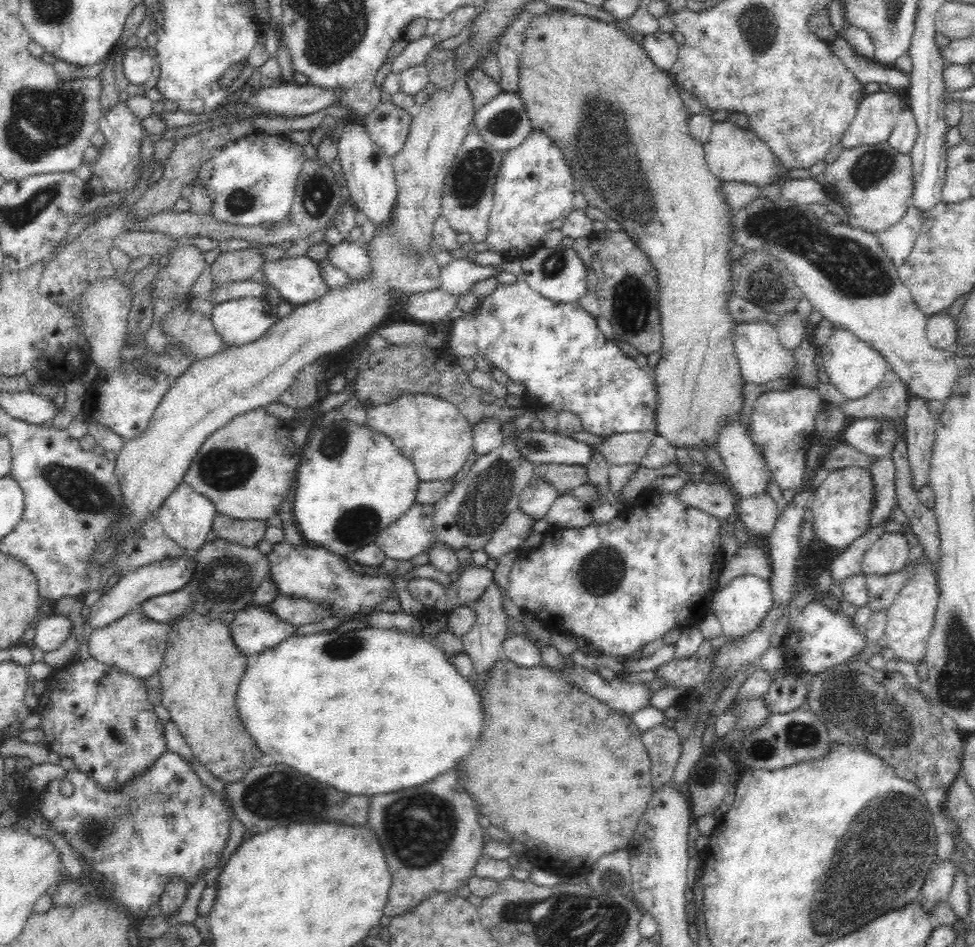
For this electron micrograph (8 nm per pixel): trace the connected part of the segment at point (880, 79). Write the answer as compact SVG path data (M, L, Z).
M836 36L828 43L831 51L863 85L868 82L888 84L893 91L909 86L910 77L905 72L898 70L895 66L884 66L875 60L856 54L850 43L846 42L844 38Z

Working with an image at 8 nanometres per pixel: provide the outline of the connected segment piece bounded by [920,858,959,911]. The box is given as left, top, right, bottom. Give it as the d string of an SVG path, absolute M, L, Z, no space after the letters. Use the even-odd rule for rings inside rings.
M936 858L934 864L929 869L923 890L922 907L934 908L938 901L948 899L950 888L952 888L954 880L956 879L959 868L952 859L945 859L944 862L939 862Z

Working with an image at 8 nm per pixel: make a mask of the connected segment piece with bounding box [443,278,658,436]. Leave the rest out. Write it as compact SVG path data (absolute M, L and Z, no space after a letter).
M520 278L514 282L506 282L498 284L497 288L488 296L480 298L477 307L472 314L464 312L464 316L454 320L452 330L450 330L450 338L448 344L445 343L443 350L452 355L455 359L460 356L472 358L474 355L479 354L490 362L492 368L498 368L502 373L506 374L507 378L514 382L521 383L526 387L526 392L523 396L530 396L532 400L545 404L546 407L560 411L568 411L574 413L583 424L583 428L595 435L611 435L614 433L625 432L644 432L656 429L655 416L656 408L658 407L658 394L656 391L655 382L651 372L647 368L641 368L636 364L636 360L629 358L623 354L615 340L606 340L600 332L596 320L588 313L579 303L571 302L554 302L550 299L544 298L542 295L534 292L529 287L526 280Z

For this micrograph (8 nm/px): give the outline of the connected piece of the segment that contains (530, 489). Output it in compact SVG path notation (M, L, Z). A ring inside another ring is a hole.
M532 477L527 487L521 492L520 502L516 507L520 507L534 520L544 521L548 509L558 495L558 491L548 481Z

